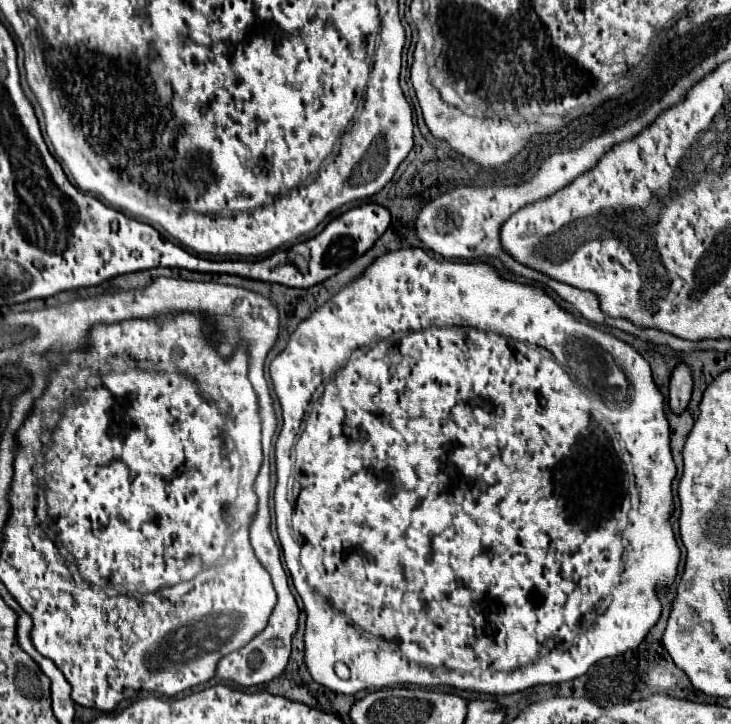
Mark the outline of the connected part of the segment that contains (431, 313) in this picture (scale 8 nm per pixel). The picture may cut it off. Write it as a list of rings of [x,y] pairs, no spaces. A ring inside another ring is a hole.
[[[403,248],[403,250],[397,250],[397,252],[387,252],[381,258],[377,258],[359,278],[355,278],[349,286],[345,286],[337,296],[333,296],[325,306],[315,310],[305,322],[301,322],[297,326],[297,330],[289,338],[287,348],[271,362],[271,378],[273,378],[275,394],[277,394],[281,408],[283,408],[283,428],[281,428],[281,434],[279,434],[277,444],[275,444],[275,452],[279,452],[279,456],[275,456],[277,458],[277,486],[275,486],[277,534],[279,534],[279,542],[281,542],[281,548],[283,548],[283,560],[285,560],[289,572],[291,572],[295,590],[299,592],[299,596],[303,600],[305,614],[307,614],[307,628],[305,628],[304,633],[305,664],[307,664],[315,682],[319,682],[319,684],[323,684],[323,686],[331,688],[333,692],[339,692],[339,694],[355,694],[355,692],[367,690],[367,688],[387,688],[387,686],[397,686],[397,684],[453,686],[453,688],[459,688],[459,690],[477,690],[477,692],[485,692],[485,694],[513,694],[513,692],[527,690],[531,686],[537,686],[537,684],[557,684],[557,682],[565,682],[565,680],[573,680],[577,676],[583,676],[589,670],[589,666],[593,666],[595,662],[609,658],[609,656],[619,656],[627,650],[637,648],[643,642],[649,628],[659,620],[663,606],[661,606],[661,600],[657,596],[657,588],[669,588],[673,584],[673,580],[677,576],[679,556],[681,556],[679,546],[677,546],[675,536],[673,536],[673,526],[669,522],[671,514],[673,514],[671,482],[675,478],[675,464],[673,464],[671,450],[669,450],[669,422],[667,422],[665,412],[663,412],[663,394],[653,384],[651,368],[649,368],[647,360],[641,358],[641,354],[635,348],[613,338],[609,332],[599,330],[599,328],[591,326],[589,322],[583,322],[583,318],[575,318],[573,314],[565,312],[541,288],[503,280],[503,278],[497,276],[493,266],[483,264],[483,262],[475,262],[475,264],[473,262],[449,262],[449,260],[439,262],[439,260],[431,258],[421,248]],[[349,360],[353,360],[353,370],[343,370],[343,366],[347,366]],[[627,376],[631,376],[633,380],[639,378],[639,390],[627,390],[629,388]],[[307,406],[311,406],[309,418],[307,418]],[[303,422],[305,422],[305,432],[299,438],[299,426],[303,426]],[[294,446],[295,454],[299,454],[299,458],[297,458],[299,478],[295,480],[295,486],[293,486],[293,496],[297,500],[297,508],[295,506],[287,508],[287,500],[291,502],[291,470],[293,470],[291,454]],[[612,473],[619,474],[619,479],[607,478],[607,474]],[[339,660],[349,666],[349,670],[351,670],[349,680],[341,680],[335,674],[333,666]]]

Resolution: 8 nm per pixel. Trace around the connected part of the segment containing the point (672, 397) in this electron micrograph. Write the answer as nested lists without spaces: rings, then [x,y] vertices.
[[[679,364],[671,374],[671,382],[669,382],[669,408],[675,414],[681,414],[687,408],[691,400],[691,388],[693,388],[693,380],[689,368],[685,364]]]

